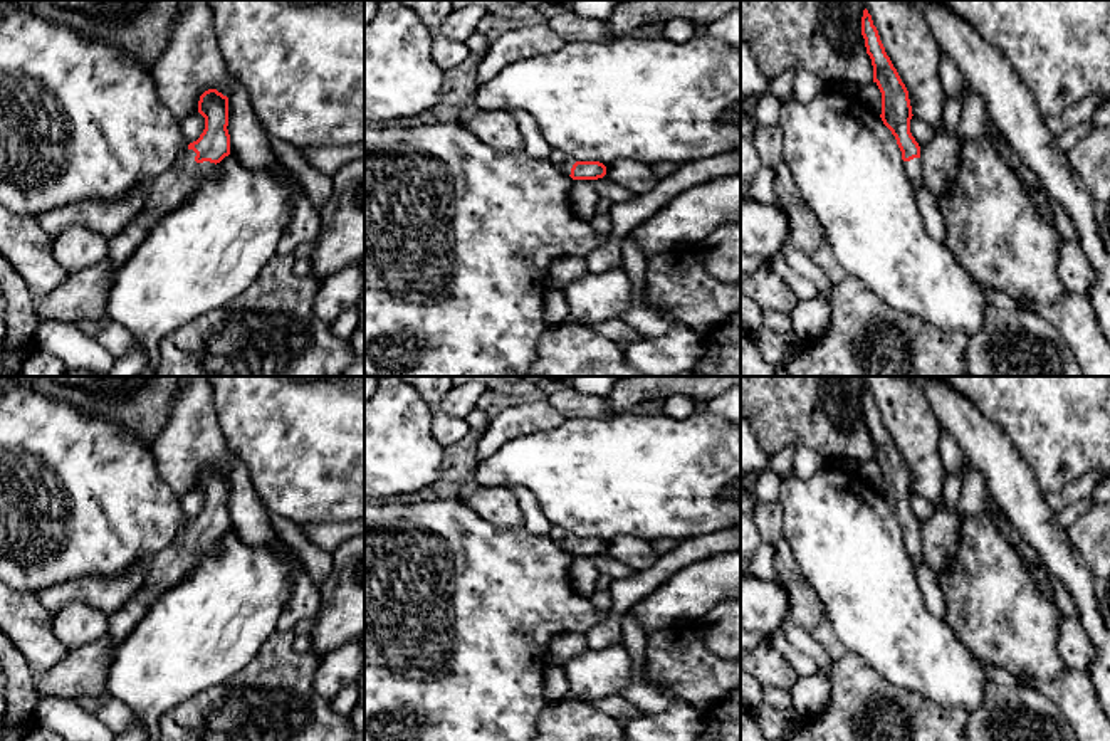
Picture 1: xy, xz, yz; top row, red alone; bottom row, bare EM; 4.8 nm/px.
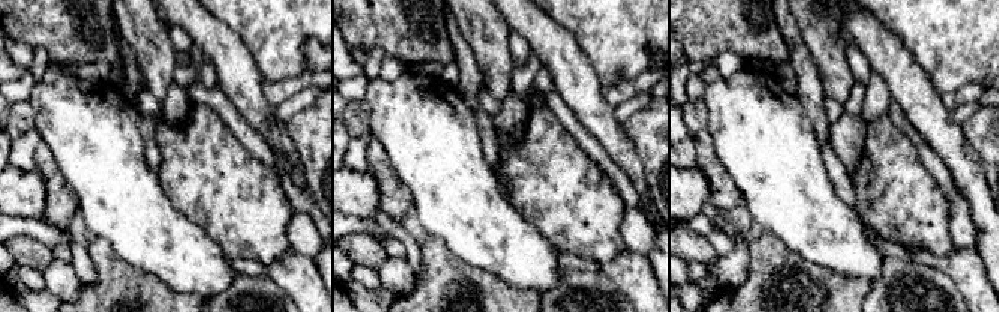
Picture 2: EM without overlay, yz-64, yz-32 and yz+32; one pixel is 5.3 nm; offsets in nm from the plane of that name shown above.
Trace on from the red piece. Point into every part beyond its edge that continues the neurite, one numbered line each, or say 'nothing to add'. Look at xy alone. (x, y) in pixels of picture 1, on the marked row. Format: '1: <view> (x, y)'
1: xy (170, 190)

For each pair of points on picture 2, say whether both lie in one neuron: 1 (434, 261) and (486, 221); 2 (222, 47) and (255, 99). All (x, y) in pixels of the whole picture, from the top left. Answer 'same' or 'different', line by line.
1: different
2: same

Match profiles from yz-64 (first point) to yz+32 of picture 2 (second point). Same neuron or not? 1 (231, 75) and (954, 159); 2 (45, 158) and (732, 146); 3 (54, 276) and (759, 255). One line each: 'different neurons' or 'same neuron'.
1: same neuron
2: different neurons
3: different neurons

